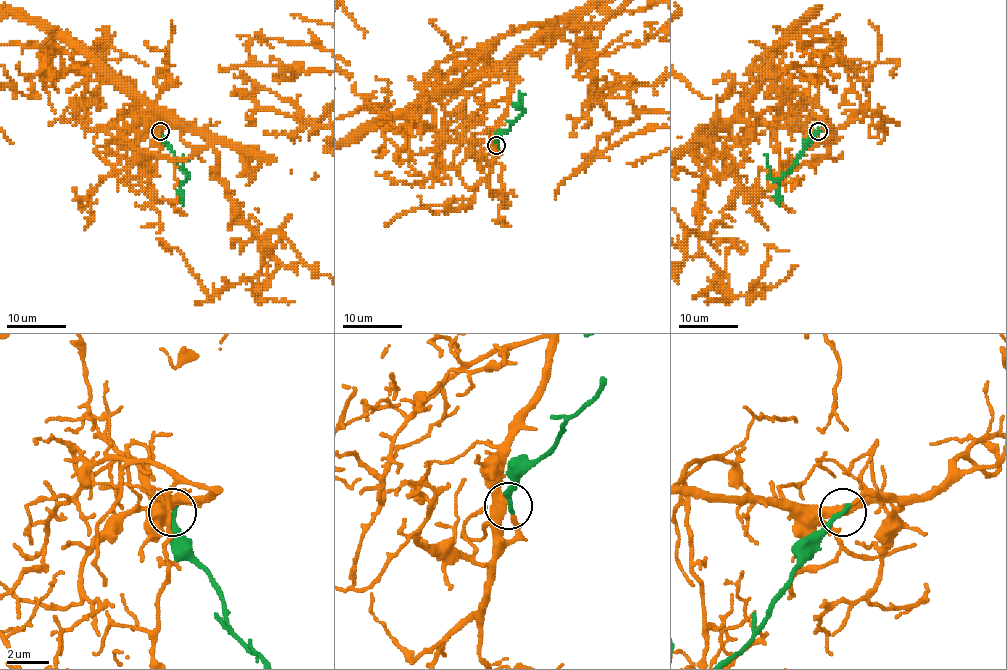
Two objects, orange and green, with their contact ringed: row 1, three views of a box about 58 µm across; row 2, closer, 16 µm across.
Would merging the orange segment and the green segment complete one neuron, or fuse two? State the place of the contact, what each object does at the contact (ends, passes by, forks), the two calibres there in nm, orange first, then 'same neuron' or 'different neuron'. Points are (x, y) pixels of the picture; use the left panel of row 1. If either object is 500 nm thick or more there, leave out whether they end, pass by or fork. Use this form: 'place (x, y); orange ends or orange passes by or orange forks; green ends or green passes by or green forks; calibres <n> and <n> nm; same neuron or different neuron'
place (160, 131); orange passes by; green ends; calibres 440 and 300 nm; same neuron

